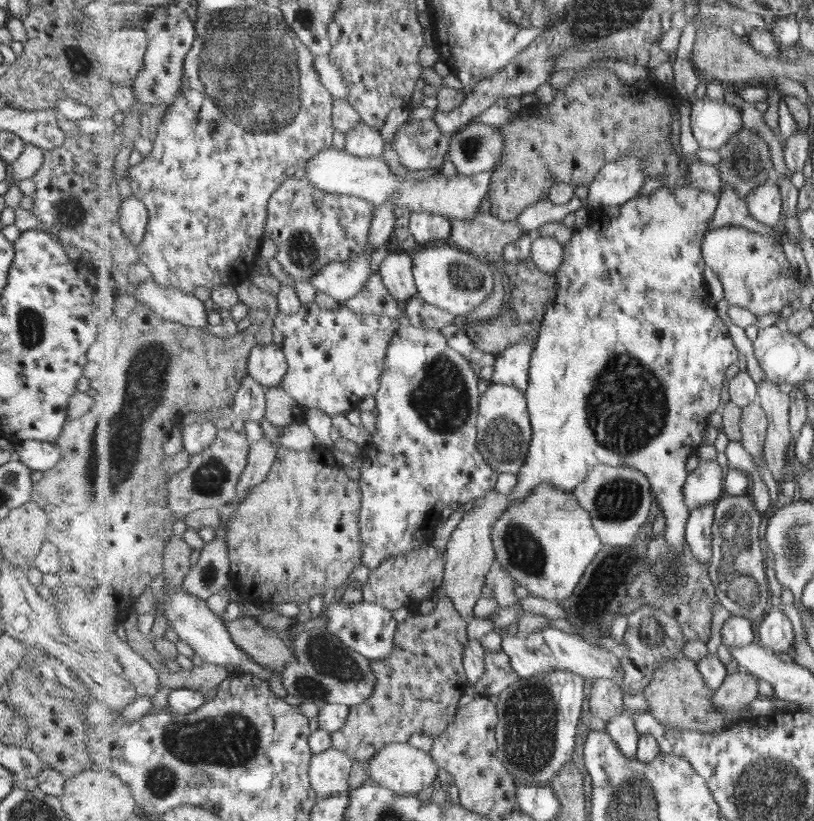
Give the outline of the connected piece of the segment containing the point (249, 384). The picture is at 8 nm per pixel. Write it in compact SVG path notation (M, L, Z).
M251 375L243 379L242 387L238 390L236 401L233 404L234 416L242 419L244 422L260 421L265 418L265 394L266 387L258 383Z

